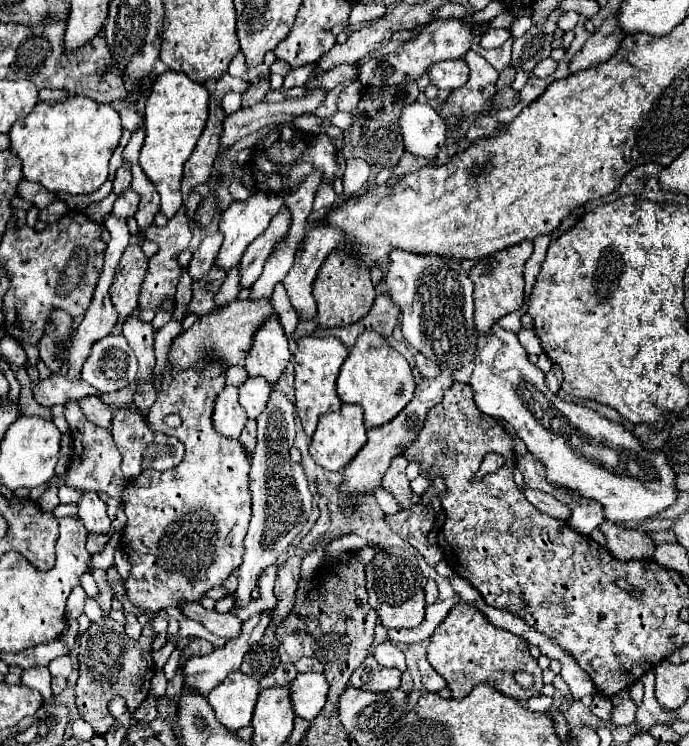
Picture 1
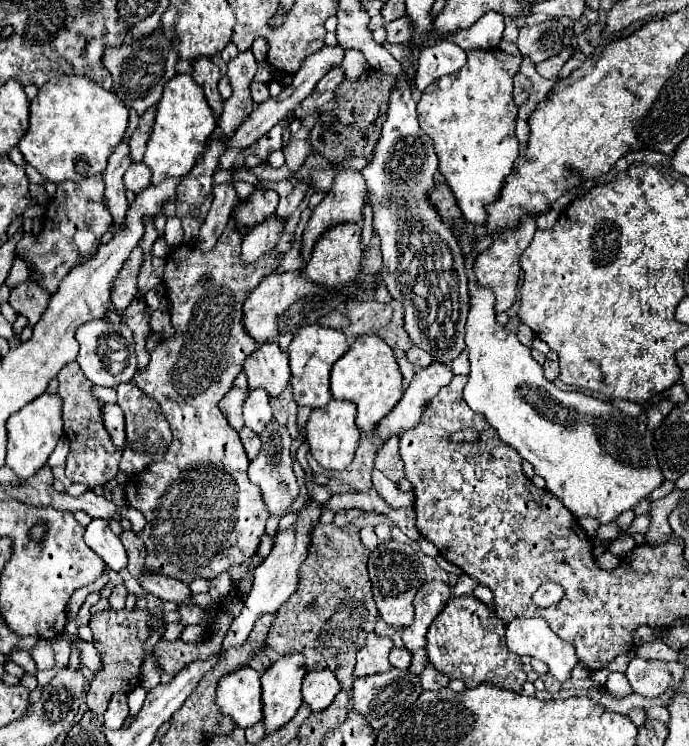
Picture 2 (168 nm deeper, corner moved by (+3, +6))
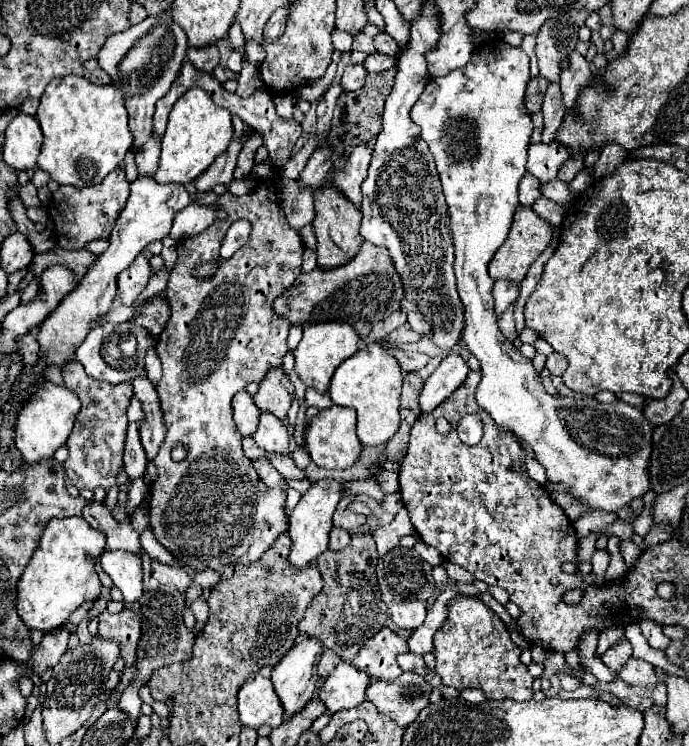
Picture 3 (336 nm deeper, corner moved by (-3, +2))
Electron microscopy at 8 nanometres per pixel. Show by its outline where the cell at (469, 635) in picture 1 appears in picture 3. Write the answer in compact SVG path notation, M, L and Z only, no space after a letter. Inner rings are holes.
M455 597L449 603L449 615L435 633L435 671L445 685L463 689L481 689L489 699L529 701L533 697L533 677L521 663L521 649L511 641L507 629L497 627L495 613L475 597Z

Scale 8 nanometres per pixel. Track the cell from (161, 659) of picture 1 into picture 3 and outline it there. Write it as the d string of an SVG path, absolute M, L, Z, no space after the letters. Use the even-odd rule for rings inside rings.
M201 595L201 597L197 597L193 603L191 603L191 611L193 611L193 615L195 615L195 619L197 619L197 627L195 627L195 635L199 635L201 633L201 629L203 629L203 625L205 625L205 621L207 621L207 613L209 613L209 607L207 607L207 599Z

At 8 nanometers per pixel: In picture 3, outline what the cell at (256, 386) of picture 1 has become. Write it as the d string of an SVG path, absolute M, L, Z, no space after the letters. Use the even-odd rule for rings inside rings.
M261 413L261 421L253 439L267 453L281 453L281 455L289 453L287 427L279 419L271 417L271 413Z

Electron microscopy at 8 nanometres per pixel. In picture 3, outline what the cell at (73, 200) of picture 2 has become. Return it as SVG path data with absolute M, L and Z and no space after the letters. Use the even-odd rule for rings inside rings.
M119 167L111 171L103 183L87 189L75 187L59 187L53 193L49 203L49 215L55 219L57 241L63 249L83 249L93 239L109 239L109 233L123 211L123 205L129 197L129 181L125 179L125 169Z

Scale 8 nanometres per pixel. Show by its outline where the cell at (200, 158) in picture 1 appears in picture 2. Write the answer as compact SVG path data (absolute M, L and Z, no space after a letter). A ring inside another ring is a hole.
M207 57L195 59L193 61L193 79L203 87L207 103L213 109L213 117L219 121L221 113L223 113L223 99L221 99L221 95L217 91L217 83L221 79L219 67Z

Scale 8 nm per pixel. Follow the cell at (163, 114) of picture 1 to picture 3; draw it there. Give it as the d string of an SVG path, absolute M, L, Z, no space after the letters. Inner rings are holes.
M191 89L185 93L175 105L169 115L167 131L163 135L159 169L153 175L157 183L191 183L195 181L231 143L233 139L233 125L229 109L223 109L213 103L209 93L203 89Z

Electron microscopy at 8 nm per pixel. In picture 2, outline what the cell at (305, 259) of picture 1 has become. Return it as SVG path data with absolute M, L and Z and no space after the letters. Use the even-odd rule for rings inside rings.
M353 169L337 171L329 195L313 209L313 215L311 215L305 231L303 231L303 239L301 239L301 247L299 247L303 263L309 261L311 253L313 253L313 247L319 241L321 233L325 233L327 229L331 229L335 225L341 225L341 223L359 223L359 213L361 213L361 207L365 203L365 191L367 189L365 189L365 181L363 181L361 171L353 171Z

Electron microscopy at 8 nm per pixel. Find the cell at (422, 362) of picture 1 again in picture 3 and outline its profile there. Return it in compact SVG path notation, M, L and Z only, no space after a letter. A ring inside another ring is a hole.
M393 349L393 357L397 359L403 371L419 371L429 361L429 357L423 353L411 353L411 351L401 351L401 349Z

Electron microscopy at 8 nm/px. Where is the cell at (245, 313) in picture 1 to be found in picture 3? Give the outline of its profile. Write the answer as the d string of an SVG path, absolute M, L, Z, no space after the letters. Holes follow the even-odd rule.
M363 243L357 255L345 265L333 269L315 267L309 273L301 273L299 281L283 293L279 301L275 301L275 313L283 313L289 323L321 323L321 321L381 321L387 319L401 307L405 297L403 283L399 273L395 271L393 259L385 247L377 247L371 243Z

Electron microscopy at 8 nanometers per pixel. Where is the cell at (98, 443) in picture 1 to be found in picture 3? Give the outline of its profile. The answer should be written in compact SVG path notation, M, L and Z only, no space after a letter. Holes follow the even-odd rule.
M71 359L63 367L63 379L65 379L65 385L71 391L75 391L81 399L81 411L77 415L77 423L73 427L73 433L67 439L69 457L63 463L65 473L77 489L103 487L109 491L115 485L117 473L123 467L123 447L125 447L127 425L129 425L127 407L133 397L133 385L129 381L111 385L111 383L91 379L85 373L83 365L75 359Z

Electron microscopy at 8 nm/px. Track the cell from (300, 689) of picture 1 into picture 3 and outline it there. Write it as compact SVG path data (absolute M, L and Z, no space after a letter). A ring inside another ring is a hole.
M341 661L339 669L335 669L335 673L331 673L331 677L327 677L325 685L321 687L319 699L323 699L331 713L357 707L365 701L365 691L371 681L371 675L367 675L365 671Z

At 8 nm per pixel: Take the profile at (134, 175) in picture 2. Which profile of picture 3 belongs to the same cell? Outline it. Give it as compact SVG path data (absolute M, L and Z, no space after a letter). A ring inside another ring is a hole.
M151 135L151 139L143 147L139 147L137 157L135 157L139 175L143 175L143 173L155 175L155 169L159 165L159 153L161 153L161 137Z

